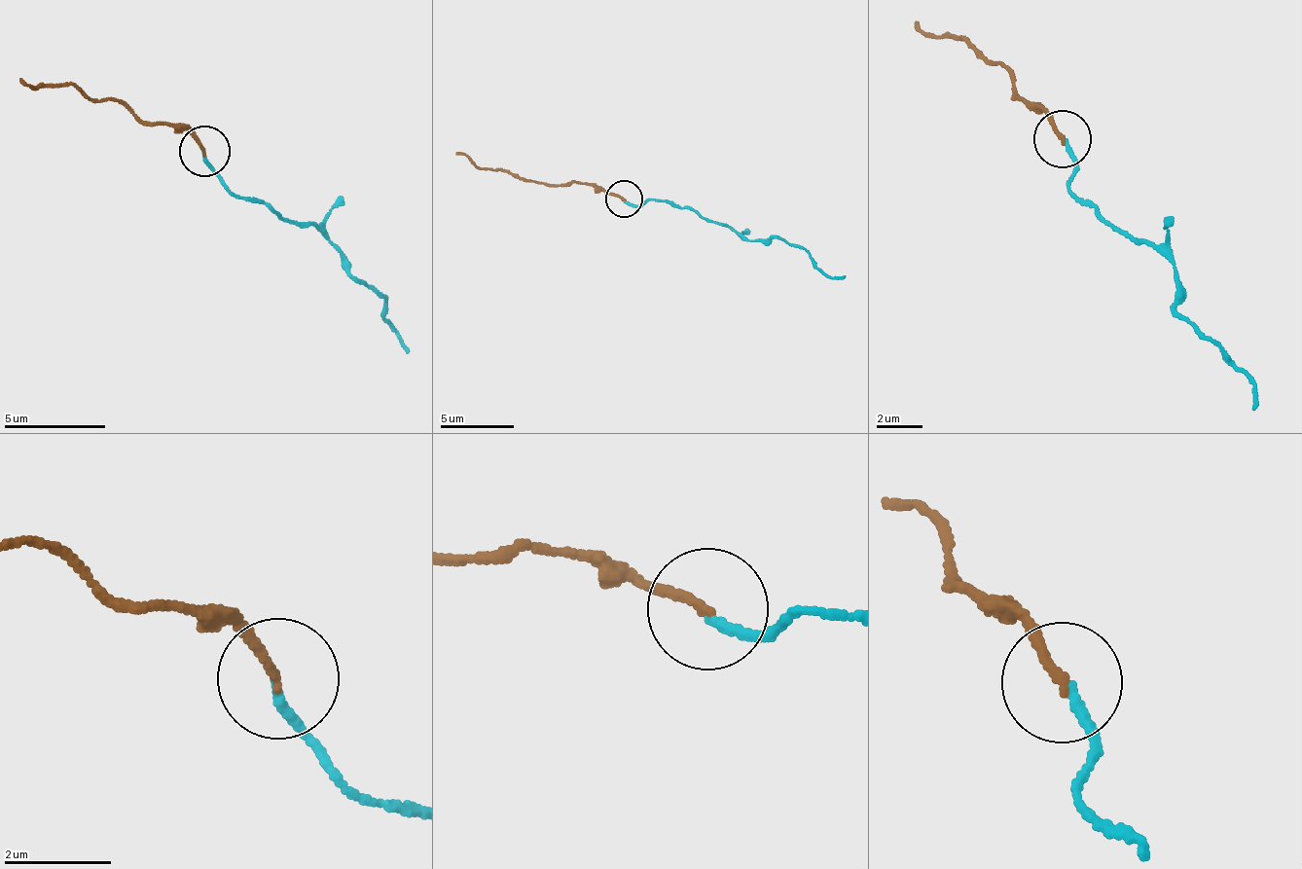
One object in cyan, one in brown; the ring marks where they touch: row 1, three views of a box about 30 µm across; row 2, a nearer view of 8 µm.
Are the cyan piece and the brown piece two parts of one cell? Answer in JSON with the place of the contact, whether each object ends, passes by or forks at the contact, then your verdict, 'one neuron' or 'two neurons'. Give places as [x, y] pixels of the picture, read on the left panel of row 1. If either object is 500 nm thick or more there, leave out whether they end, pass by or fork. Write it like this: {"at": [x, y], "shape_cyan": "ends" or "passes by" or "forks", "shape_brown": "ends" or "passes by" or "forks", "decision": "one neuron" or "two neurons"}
{"at": [204, 151], "shape_cyan": "ends", "shape_brown": "ends", "decision": "one neuron"}

